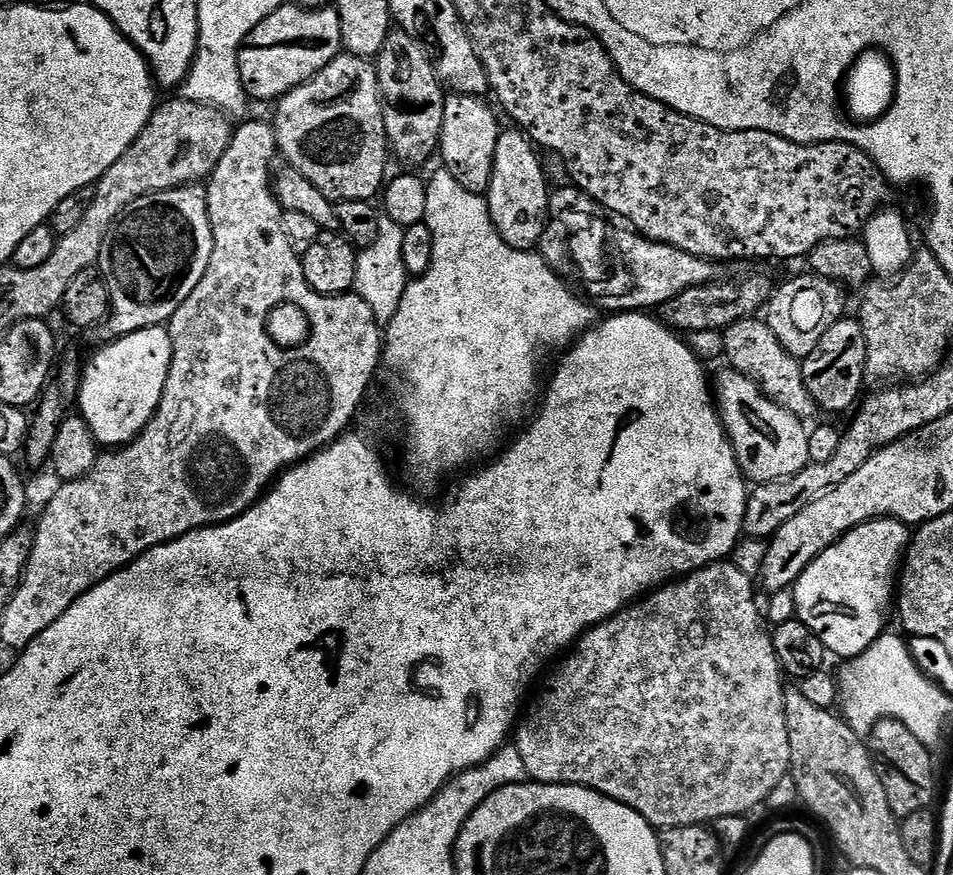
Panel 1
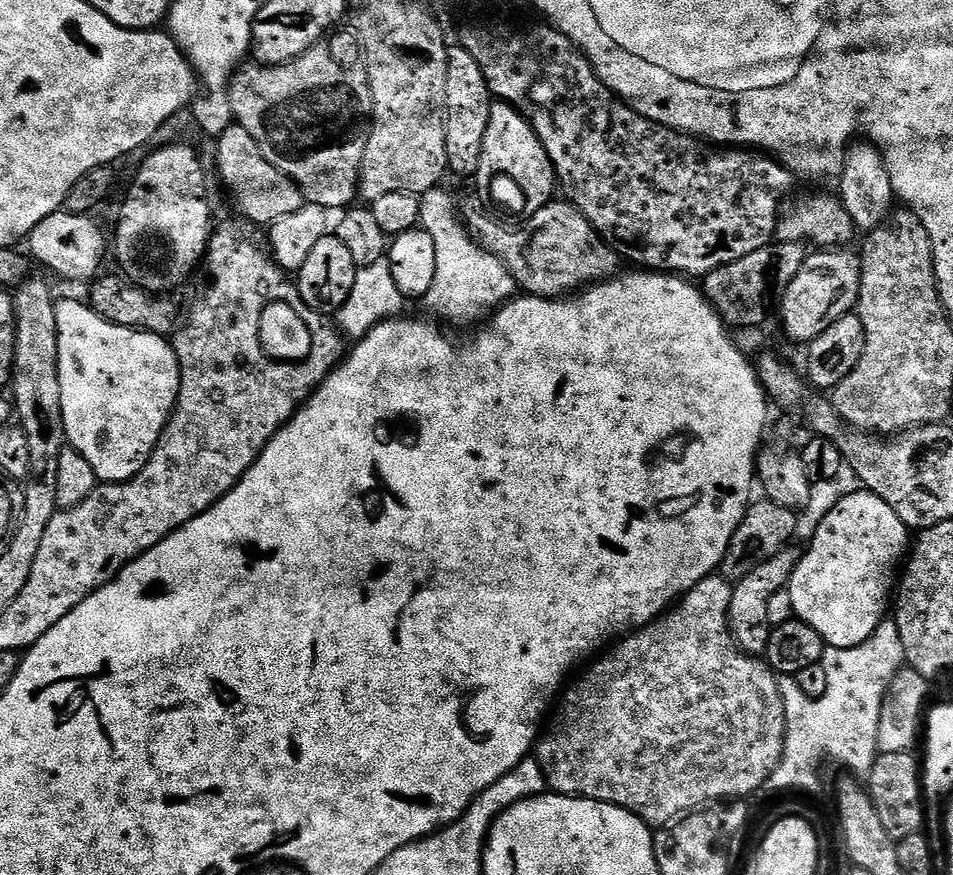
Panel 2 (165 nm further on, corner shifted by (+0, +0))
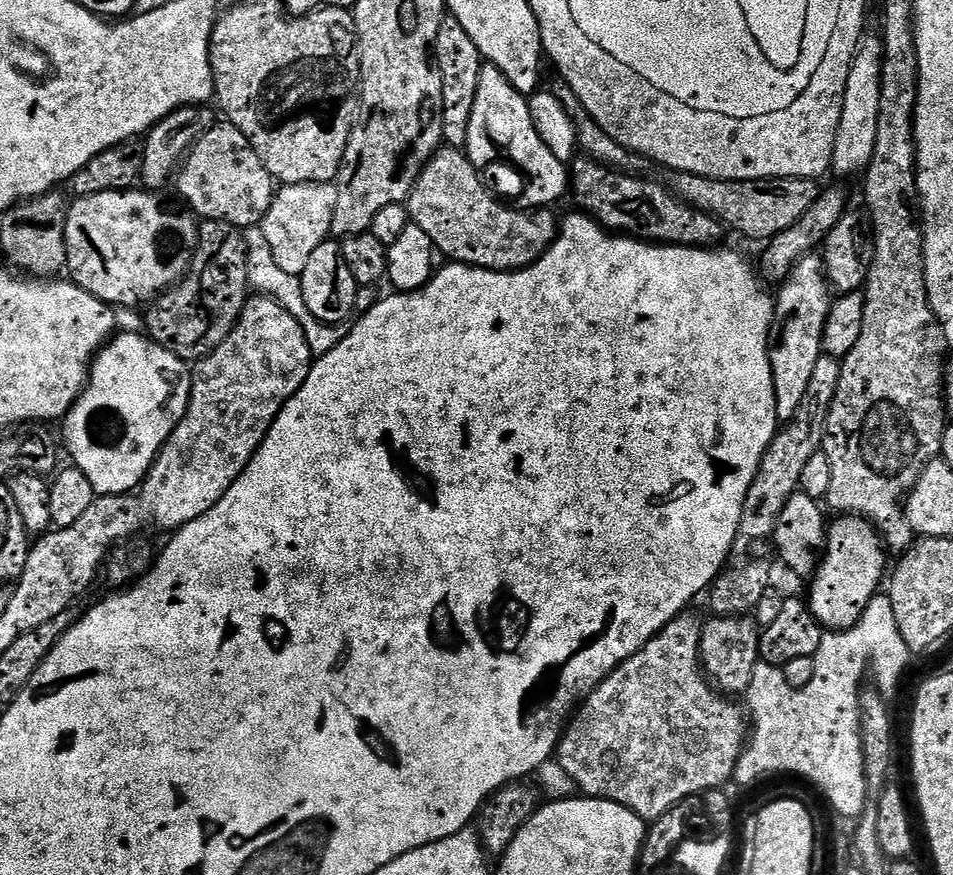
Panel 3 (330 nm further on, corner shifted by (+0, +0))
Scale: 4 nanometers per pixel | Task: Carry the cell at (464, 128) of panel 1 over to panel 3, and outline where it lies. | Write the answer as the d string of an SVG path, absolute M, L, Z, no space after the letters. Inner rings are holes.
M451 14L445 15L438 30L434 49L434 64L442 78L442 102L444 103L442 134L443 143L449 148L463 149L470 134L470 110L474 110L474 94L478 94L478 74L482 57L478 46L470 42L470 34L462 30Z

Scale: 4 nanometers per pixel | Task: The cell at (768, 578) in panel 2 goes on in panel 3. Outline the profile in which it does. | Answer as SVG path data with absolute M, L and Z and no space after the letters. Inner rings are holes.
M751 615L712 616L700 629L700 662L711 683L723 695L740 698L750 686L752 672L761 663L760 633L762 628Z

